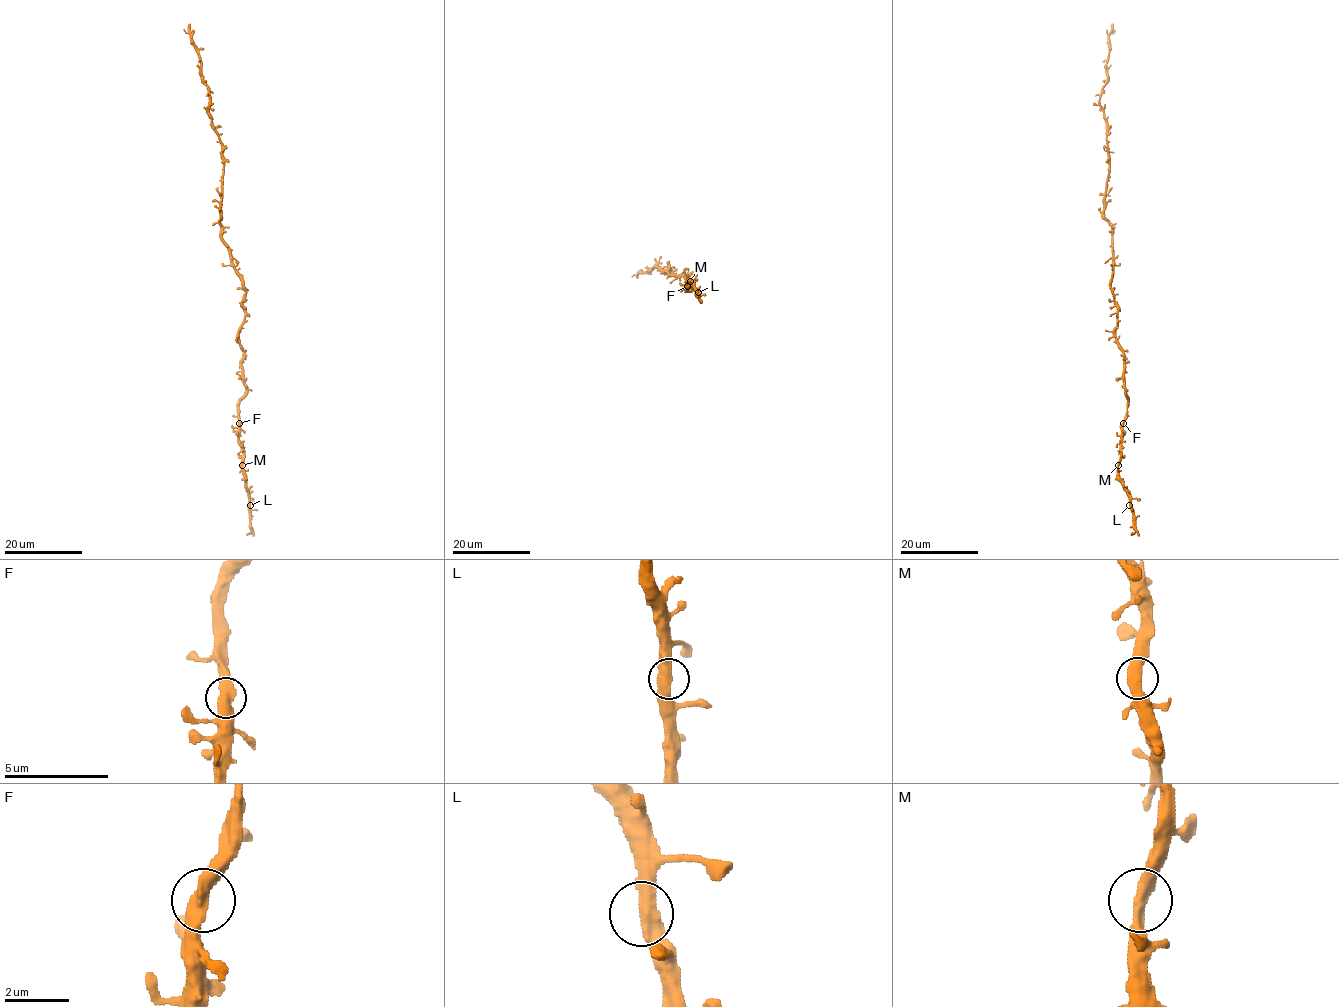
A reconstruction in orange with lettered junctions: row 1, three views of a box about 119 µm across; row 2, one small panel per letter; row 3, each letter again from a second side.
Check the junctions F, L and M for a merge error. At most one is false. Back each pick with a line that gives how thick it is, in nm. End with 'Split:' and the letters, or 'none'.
Split: none

